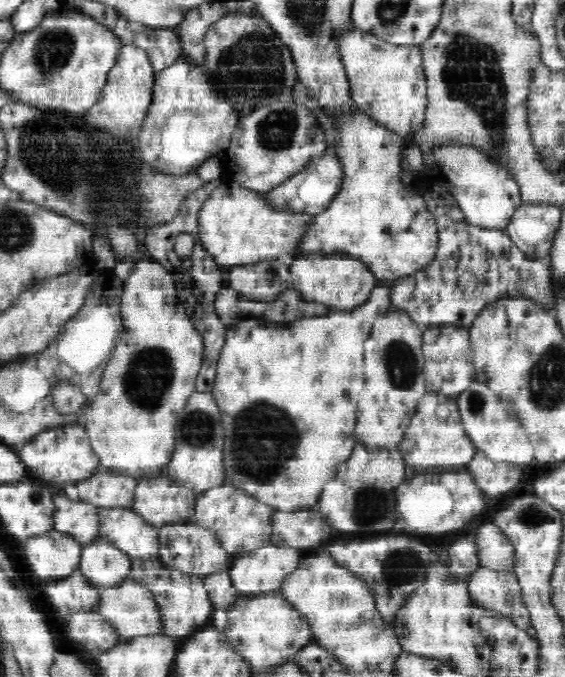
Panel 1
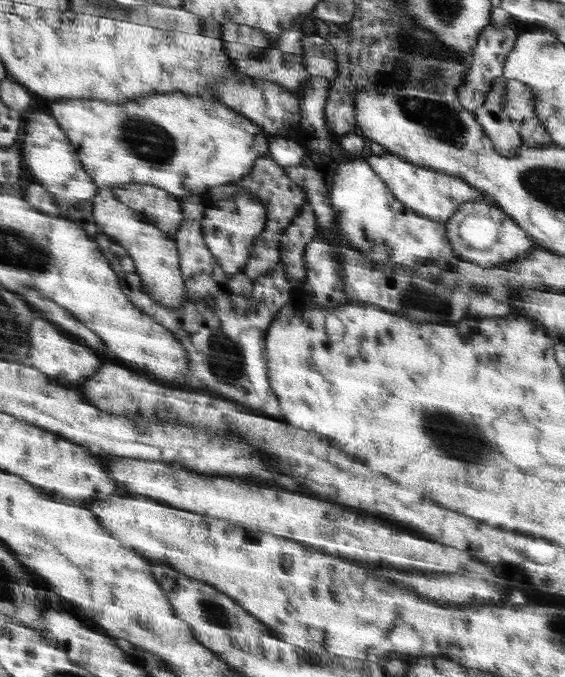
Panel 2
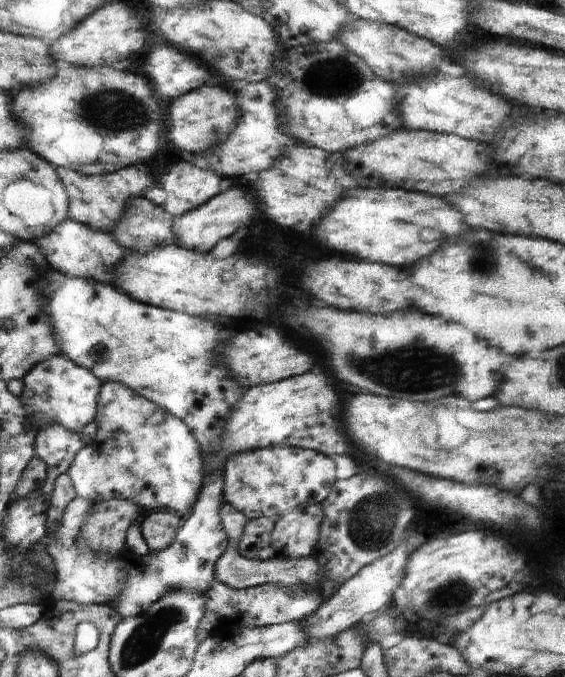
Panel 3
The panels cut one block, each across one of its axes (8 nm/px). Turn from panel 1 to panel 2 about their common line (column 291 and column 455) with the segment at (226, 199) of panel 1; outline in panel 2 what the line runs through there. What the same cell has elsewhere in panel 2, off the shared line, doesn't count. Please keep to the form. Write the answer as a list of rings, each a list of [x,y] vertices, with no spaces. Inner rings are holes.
[[[476,200],[475,202],[462,204],[460,210],[458,210],[452,218],[443,223],[447,229],[447,234],[451,244],[453,245],[457,259],[461,258],[466,261],[470,261],[472,264],[481,266],[481,268],[495,268],[502,267],[504,264],[517,263],[520,259],[528,258],[530,252],[533,252],[535,247],[542,247],[539,246],[537,241],[535,241],[533,237],[525,231],[525,229],[518,225],[516,221],[512,222],[506,211],[502,212],[502,210],[500,210],[500,208],[496,208],[496,206],[494,206],[494,210],[492,210],[490,203],[484,202],[483,200]],[[470,214],[474,214],[476,218],[478,218],[478,216],[486,216],[486,218],[494,220],[494,224],[496,224],[496,228],[498,228],[498,240],[496,240],[496,244],[492,244],[488,250],[476,250],[476,248],[472,248],[466,240],[462,240],[462,238],[460,238],[460,232],[458,232],[460,222],[462,222],[464,218],[468,218]]]

